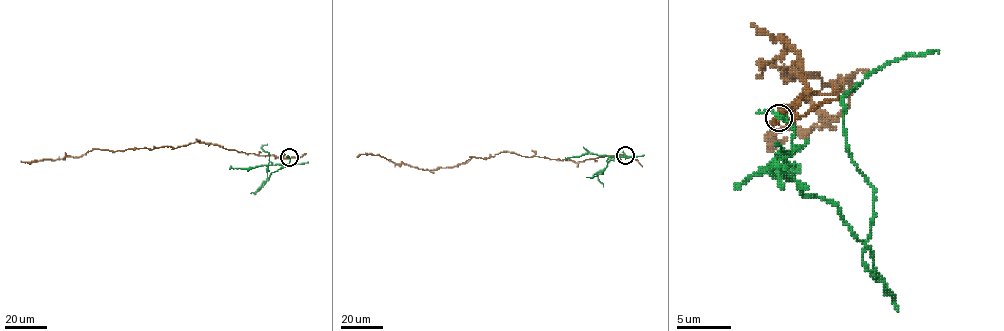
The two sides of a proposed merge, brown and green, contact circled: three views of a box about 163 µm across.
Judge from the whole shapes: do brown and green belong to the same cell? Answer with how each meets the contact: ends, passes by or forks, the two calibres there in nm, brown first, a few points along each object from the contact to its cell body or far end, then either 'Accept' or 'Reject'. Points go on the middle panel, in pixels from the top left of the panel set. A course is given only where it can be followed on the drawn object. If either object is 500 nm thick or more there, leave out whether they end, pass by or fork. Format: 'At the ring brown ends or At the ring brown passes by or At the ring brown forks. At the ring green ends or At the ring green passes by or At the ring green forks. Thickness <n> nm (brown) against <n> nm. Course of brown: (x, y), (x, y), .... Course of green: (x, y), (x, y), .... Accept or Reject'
At the ring brown passes by. At the ring green passes by. Thickness 220 nm (brown) against 220 nm. Course of brown: (625, 155), (574, 162), (503, 151), (435, 169), (395, 164), (377, 155), (356, 157). Course of green: (625, 155), (626, 158), (610, 160), (601, 173), (593, 175), (602, 174), (605, 168), (598, 174), (603, 186). Reject

